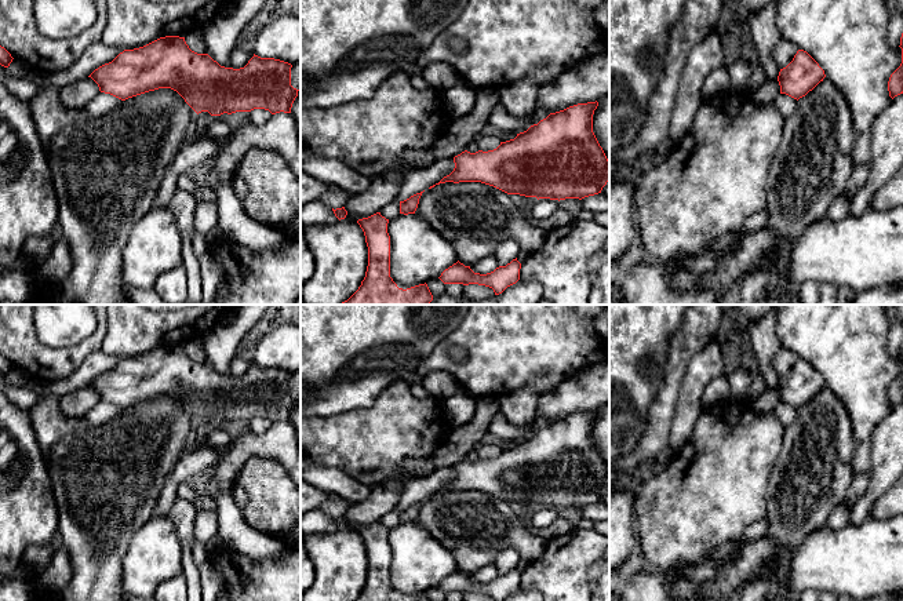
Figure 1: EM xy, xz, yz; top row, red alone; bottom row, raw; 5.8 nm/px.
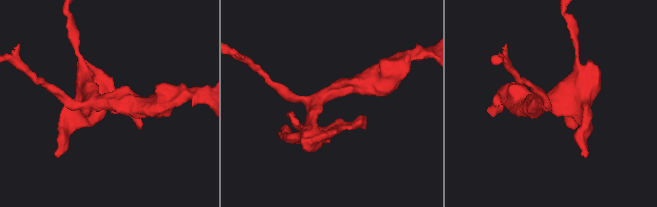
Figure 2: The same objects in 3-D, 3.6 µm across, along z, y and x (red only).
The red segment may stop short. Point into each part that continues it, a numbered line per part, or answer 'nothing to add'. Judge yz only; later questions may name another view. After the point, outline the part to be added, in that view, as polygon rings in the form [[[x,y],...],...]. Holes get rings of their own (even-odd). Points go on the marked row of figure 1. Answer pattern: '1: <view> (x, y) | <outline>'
nothing to add

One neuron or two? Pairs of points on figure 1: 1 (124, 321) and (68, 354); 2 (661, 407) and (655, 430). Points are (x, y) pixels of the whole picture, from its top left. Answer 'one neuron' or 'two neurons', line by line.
1: two neurons
2: one neuron

